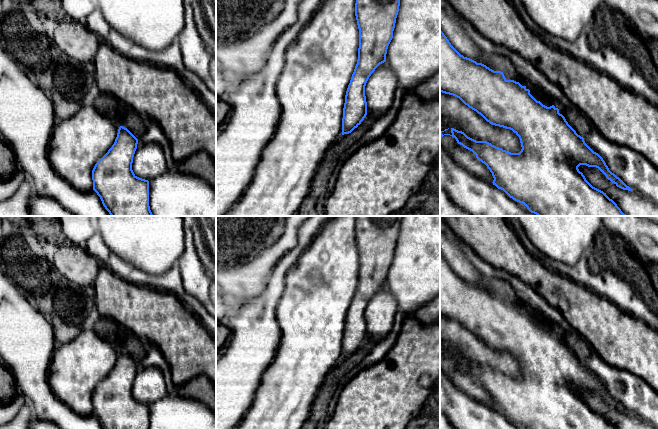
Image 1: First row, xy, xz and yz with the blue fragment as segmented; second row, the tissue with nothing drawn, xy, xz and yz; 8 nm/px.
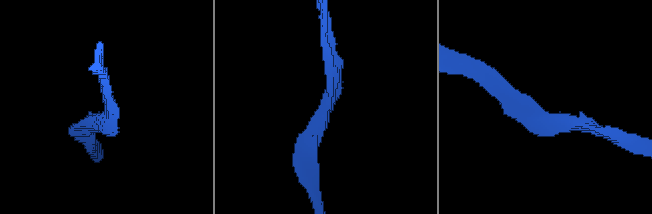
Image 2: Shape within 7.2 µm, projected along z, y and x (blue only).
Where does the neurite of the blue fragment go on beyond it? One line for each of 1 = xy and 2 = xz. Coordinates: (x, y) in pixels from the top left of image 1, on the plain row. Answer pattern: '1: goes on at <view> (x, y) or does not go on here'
1: does not go on here
2: does not go on here

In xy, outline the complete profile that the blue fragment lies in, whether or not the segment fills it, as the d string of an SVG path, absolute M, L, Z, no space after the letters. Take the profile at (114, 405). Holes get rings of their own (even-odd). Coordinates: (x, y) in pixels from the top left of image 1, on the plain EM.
M120 350L114 368L95 388L92 394L93 414L103 429L149 429L149 405L137 401L132 394L137 368L138 363Z

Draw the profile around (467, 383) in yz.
M444 359L440 368L451 379L451 381L472 399L493 406L494 402L487 390L476 382L476 379L458 368L456 363L450 359Z

